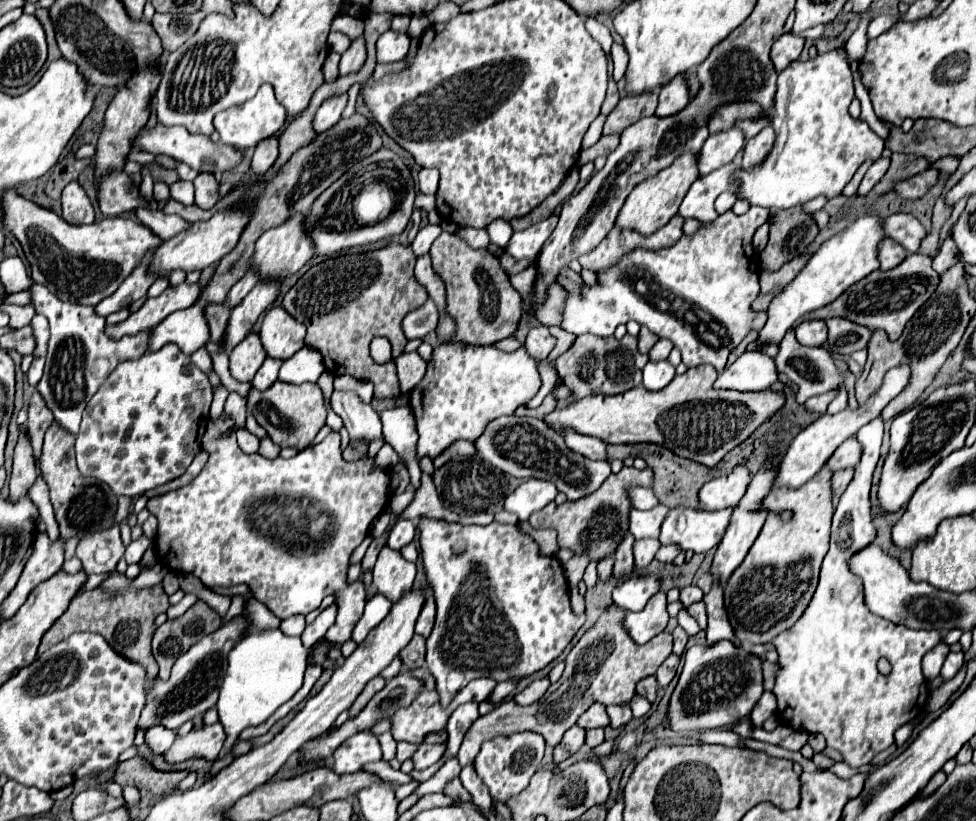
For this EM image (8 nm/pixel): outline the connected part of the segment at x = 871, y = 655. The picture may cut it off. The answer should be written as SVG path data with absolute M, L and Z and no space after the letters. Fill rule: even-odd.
M882 418L872 420L870 424L862 426L856 434L858 442L864 446L864 454L860 464L856 466L854 480L842 494L834 518L832 518L832 536L830 536L830 550L822 562L820 570L820 582L818 588L804 610L804 616L792 626L792 630L782 632L772 640L776 652L778 652L778 664L780 670L776 672L776 684L774 684L774 696L778 700L778 718L780 722L792 726L794 730L804 730L808 734L822 734L826 738L828 748L838 750L844 756L844 762L852 768L868 764L878 752L886 750L894 744L894 732L910 722L912 718L922 714L922 708L928 700L928 684L922 676L922 658L928 650L932 650L936 644L940 644L942 634L936 630L910 630L906 626L892 624L890 620L884 620L868 610L864 604L864 588L860 584L860 578L856 578L854 572L848 568L848 556L854 556L860 552L860 548L866 548L876 538L876 528L872 524L870 514L870 482L872 472L880 458L880 444L882 444L882 432L884 424ZM880 658L888 658L892 664L892 674L882 676L876 668Z

